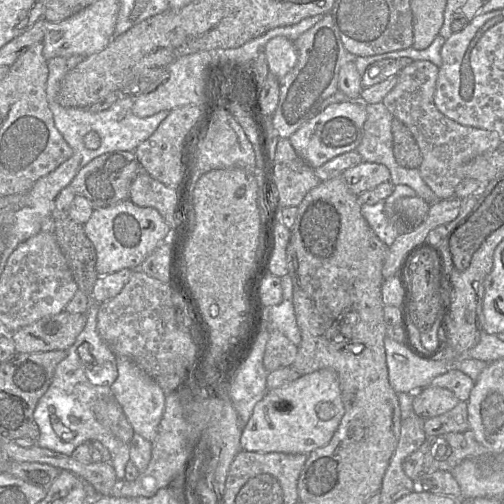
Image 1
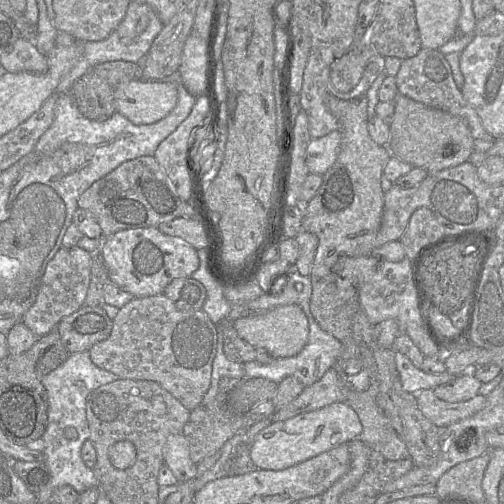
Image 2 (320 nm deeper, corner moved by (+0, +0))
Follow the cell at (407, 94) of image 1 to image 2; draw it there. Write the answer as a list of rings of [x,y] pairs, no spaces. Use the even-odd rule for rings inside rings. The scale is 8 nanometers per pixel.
[[[422,48],[415,56],[404,59],[395,80],[399,94],[428,107],[440,109],[462,118],[471,131],[474,152],[486,152],[493,146],[495,139],[485,130],[477,112],[466,101],[461,90],[457,87],[451,67],[445,55],[440,51]]]

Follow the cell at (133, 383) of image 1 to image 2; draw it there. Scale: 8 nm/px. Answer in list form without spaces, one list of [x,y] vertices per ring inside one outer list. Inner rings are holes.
[[[182,433],[168,436],[163,447],[163,459],[179,483],[196,477],[196,464],[190,458],[189,445]]]

